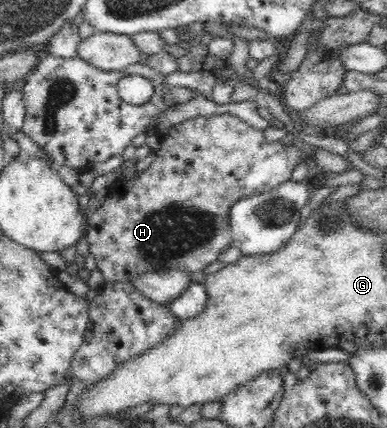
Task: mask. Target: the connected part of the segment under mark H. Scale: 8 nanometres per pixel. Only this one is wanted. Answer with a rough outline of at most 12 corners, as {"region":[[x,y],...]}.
{"region":[[231,114],[163,134],[88,219],[105,283],[231,248],[306,157]]}

